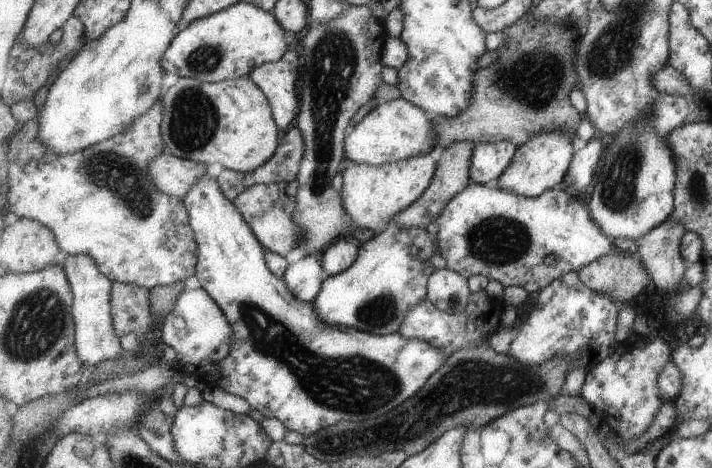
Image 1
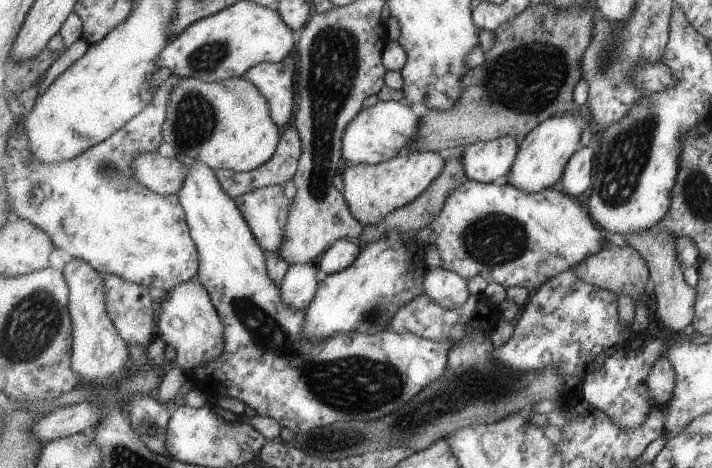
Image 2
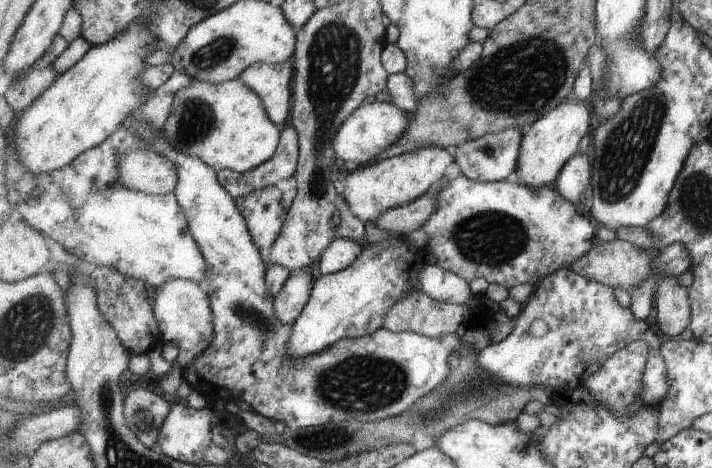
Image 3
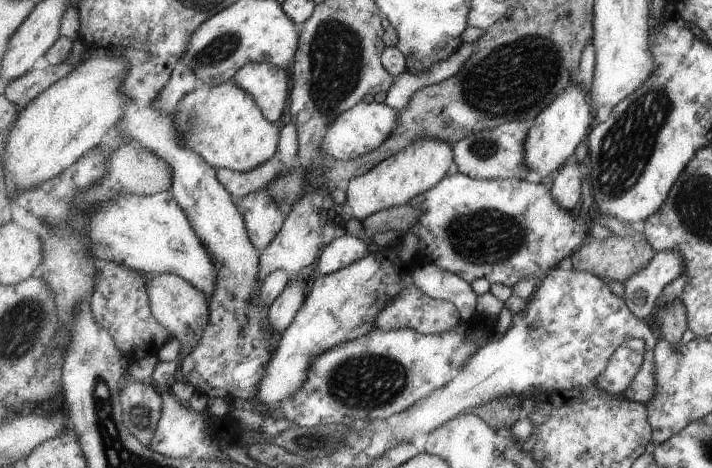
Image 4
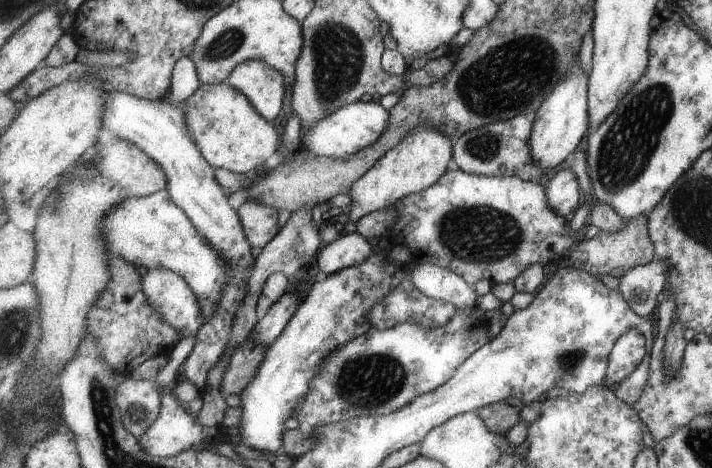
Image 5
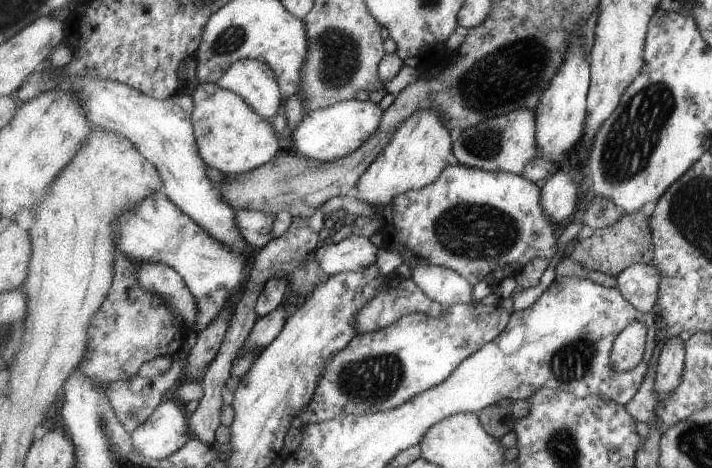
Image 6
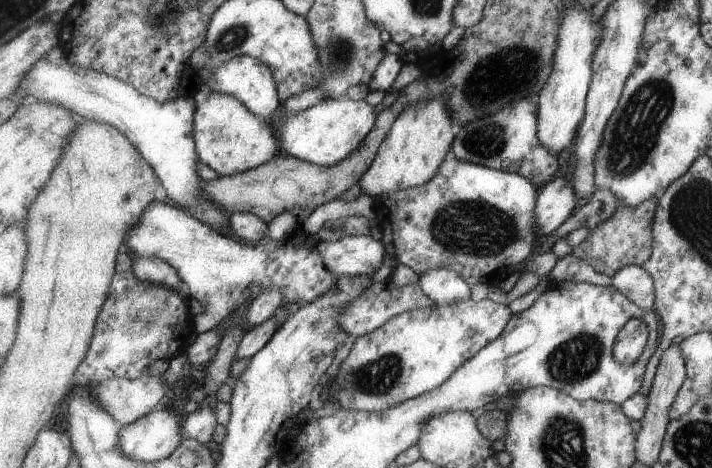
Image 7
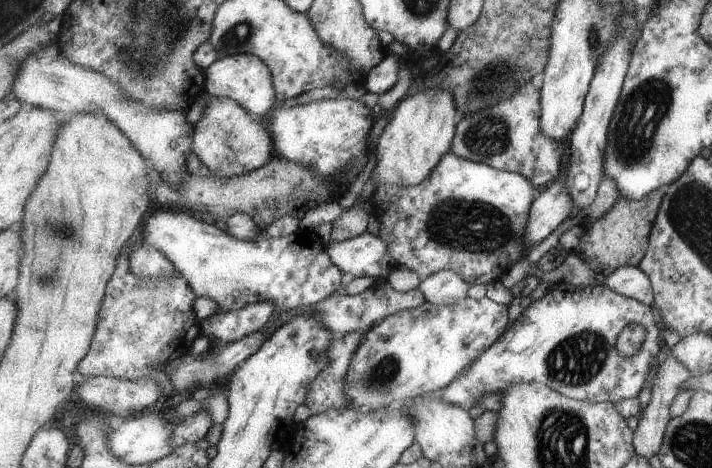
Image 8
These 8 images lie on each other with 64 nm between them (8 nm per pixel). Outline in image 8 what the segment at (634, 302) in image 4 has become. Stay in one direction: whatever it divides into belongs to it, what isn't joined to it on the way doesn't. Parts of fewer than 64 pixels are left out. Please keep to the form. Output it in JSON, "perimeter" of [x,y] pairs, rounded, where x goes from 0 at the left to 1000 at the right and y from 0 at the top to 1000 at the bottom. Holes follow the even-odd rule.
{"perimeter":[[[874,568],[861,585],[847,590],[850,611],[869,628],[883,637],[895,639],[906,647],[906,654],[919,654],[919,620],[914,594],[897,568]]]}

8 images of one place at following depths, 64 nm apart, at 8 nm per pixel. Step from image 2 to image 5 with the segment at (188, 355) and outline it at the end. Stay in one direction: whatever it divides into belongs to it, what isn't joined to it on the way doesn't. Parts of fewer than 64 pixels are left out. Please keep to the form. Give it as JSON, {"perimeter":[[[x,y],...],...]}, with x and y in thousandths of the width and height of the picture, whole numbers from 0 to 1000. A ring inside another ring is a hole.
{"perimeter":[[[235,573],[202,577],[201,596],[202,622],[209,635],[209,645],[229,671],[232,688],[237,688],[246,705],[253,705],[254,722],[274,720],[292,682],[285,671],[285,650],[279,645],[279,632],[271,624],[263,598],[254,585],[235,577]]]}

